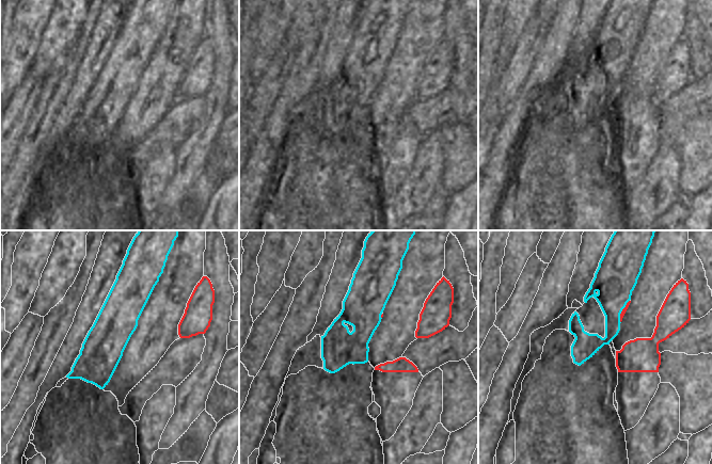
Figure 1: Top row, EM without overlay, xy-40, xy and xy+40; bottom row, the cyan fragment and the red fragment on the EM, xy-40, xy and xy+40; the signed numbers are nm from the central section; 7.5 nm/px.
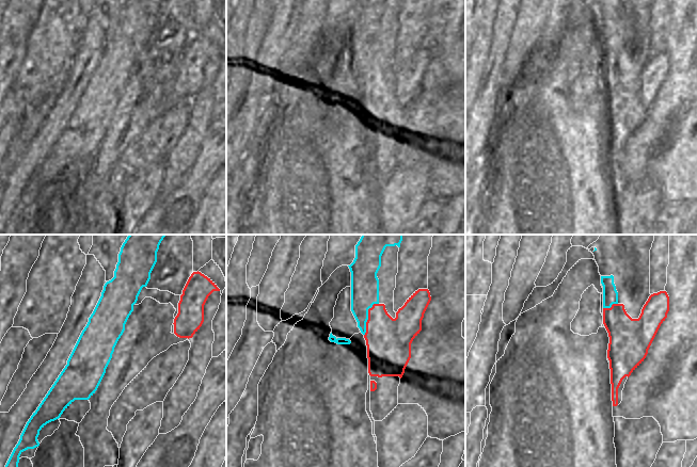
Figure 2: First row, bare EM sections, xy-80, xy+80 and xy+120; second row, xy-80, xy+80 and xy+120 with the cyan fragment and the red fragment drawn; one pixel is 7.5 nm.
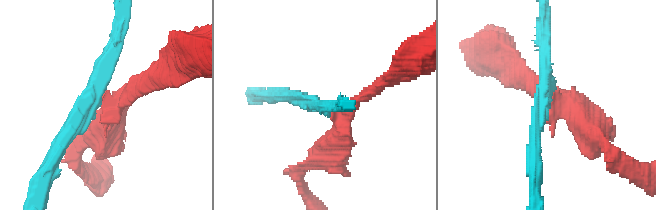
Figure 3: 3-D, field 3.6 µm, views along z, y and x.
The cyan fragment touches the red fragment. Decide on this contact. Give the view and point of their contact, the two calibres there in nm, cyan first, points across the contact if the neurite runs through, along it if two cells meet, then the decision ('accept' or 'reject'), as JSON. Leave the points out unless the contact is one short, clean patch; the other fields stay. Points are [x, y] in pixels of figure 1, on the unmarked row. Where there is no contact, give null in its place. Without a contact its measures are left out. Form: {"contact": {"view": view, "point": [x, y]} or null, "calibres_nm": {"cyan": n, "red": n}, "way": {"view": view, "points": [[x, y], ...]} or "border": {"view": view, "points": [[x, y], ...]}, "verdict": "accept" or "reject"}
{"contact": {"view": "xy+40", "point": [621, 72]}, "calibres_nm": {"cyan": 320, "red": 30}, "border": {"view": "xy+40", "points": [[629, 61], [620, 75], [620, 83]]}, "verdict": "reject"}

